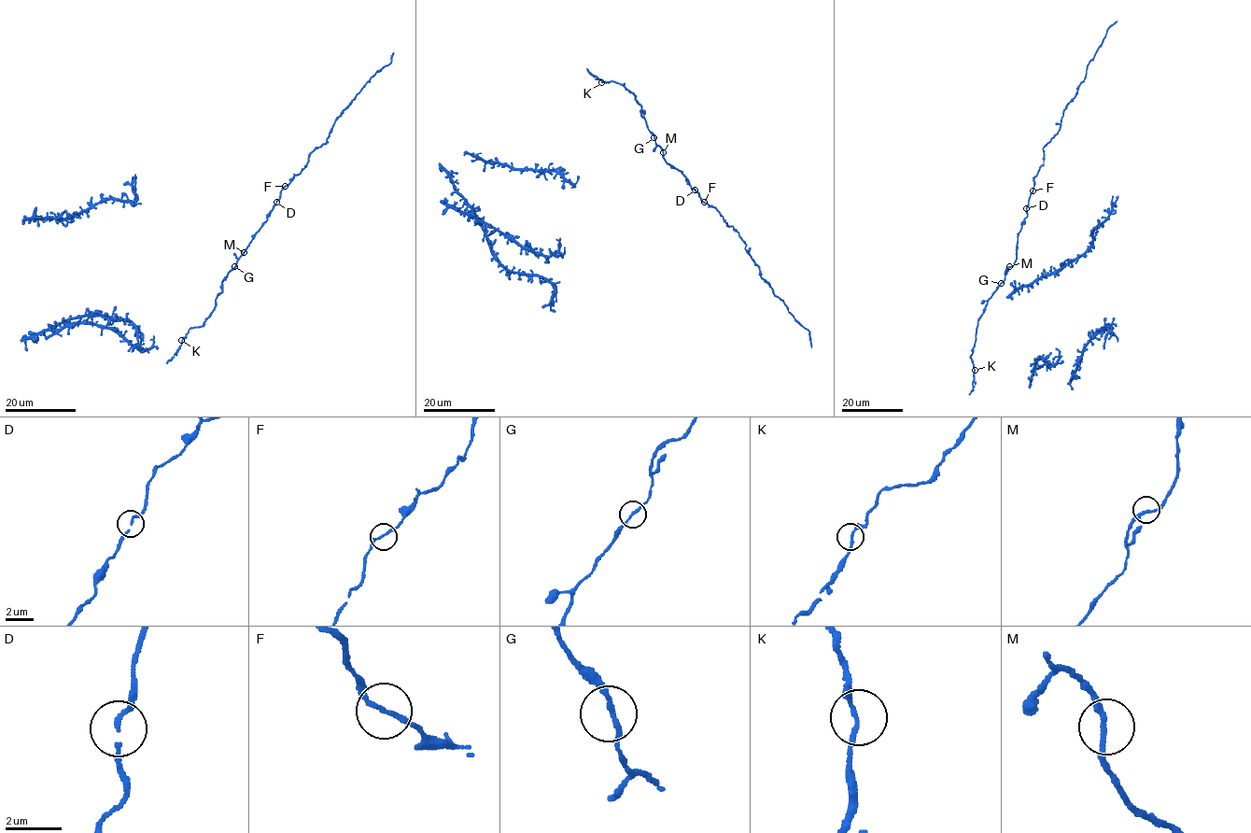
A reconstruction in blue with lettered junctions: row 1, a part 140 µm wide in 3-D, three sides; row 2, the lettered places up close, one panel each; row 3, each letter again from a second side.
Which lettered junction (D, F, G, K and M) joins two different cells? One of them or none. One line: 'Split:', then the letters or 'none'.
Split: F

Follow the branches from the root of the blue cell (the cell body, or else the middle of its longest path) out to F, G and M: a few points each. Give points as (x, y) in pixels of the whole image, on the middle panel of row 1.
F: (601, 82), (618, 82), (634, 94), (641, 106), (641, 115), (667, 163), (680, 170), (704, 203)
G: (601, 82), (618, 82), (634, 94), (653, 137)
M: (601, 82), (618, 82), (634, 94), (647, 127), (663, 152)

